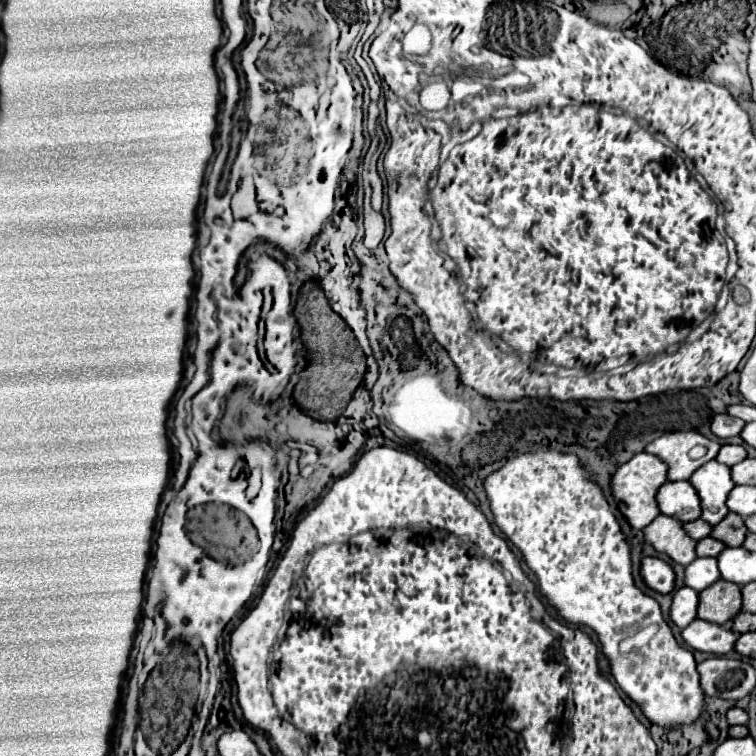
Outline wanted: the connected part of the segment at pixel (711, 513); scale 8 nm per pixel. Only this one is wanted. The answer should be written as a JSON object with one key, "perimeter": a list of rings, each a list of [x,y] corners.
{"perimeter":[[[712,460],[710,464],[704,464],[702,468],[698,468],[698,472],[694,472],[690,482],[694,484],[702,500],[702,520],[710,524],[722,522],[724,516],[730,512],[726,506],[728,494],[736,486],[730,468]]]}

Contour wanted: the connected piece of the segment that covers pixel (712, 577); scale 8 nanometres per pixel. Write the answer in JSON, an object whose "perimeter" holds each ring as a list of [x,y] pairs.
{"perimeter":[[[696,558],[692,564],[686,566],[686,586],[698,592],[712,586],[718,578],[720,570],[716,558]]]}

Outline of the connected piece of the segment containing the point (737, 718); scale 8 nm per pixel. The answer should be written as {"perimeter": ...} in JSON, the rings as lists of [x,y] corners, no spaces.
{"perimeter":[[[730,708],[726,714],[730,724],[746,724],[748,722],[748,712],[742,708]]]}

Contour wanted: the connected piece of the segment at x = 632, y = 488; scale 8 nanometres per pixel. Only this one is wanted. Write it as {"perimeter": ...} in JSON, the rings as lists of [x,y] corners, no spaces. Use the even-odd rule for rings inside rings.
{"perimeter":[[[640,452],[630,462],[618,468],[618,472],[612,478],[612,490],[614,490],[616,502],[620,502],[620,512],[628,518],[632,528],[638,528],[638,530],[646,528],[660,514],[656,494],[660,486],[666,482],[668,482],[666,462],[662,462],[658,456],[652,456],[648,452]]]}

